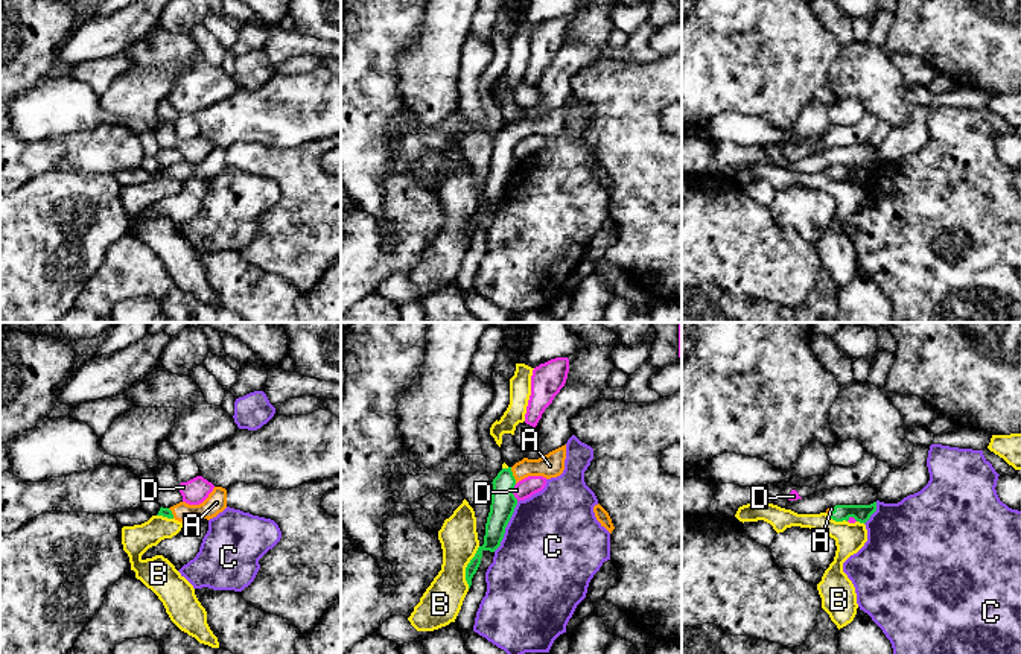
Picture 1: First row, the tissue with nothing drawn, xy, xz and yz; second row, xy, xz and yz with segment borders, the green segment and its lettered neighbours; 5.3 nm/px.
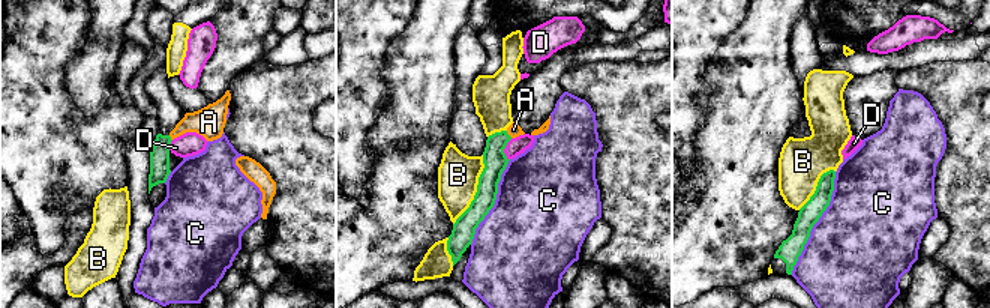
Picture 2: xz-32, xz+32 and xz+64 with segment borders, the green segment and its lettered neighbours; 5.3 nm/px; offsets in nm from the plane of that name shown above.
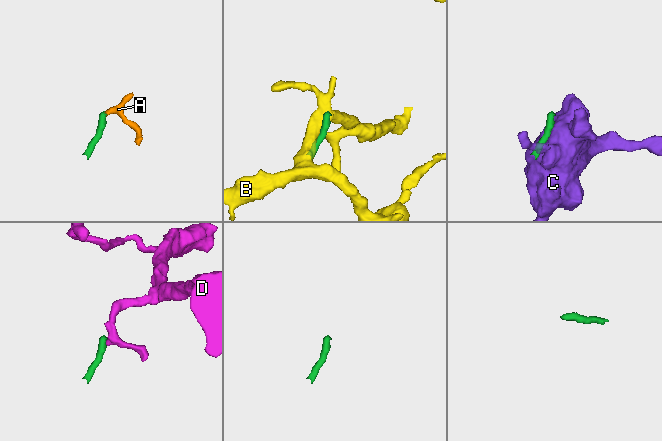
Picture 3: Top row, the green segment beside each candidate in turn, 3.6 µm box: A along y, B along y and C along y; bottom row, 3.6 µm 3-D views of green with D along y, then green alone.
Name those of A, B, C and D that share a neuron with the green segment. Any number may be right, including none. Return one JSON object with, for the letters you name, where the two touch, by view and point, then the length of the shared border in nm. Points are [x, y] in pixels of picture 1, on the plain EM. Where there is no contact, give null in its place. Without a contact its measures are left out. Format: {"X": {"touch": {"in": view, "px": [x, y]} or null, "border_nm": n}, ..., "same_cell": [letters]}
{"A": {"touch": {"in": "xz", "px": [512, 134]}, "border_nm": 90}, "same_cell": ["A"]}

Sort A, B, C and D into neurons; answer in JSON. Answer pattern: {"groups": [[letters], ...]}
{"groups": [["A"], ["B"], ["C"], ["D"]]}

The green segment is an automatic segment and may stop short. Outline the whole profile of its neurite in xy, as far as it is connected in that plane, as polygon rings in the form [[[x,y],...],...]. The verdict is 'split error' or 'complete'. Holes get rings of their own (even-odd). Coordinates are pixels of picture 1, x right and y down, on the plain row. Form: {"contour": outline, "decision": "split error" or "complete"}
{"contour": [[[215,146],[208,157],[199,164],[189,164],[180,161],[170,167],[160,167],[157,175],[167,178],[175,178],[178,181],[186,181],[190,176],[213,178],[227,167],[227,149],[222,146]]], "decision": "split error"}

